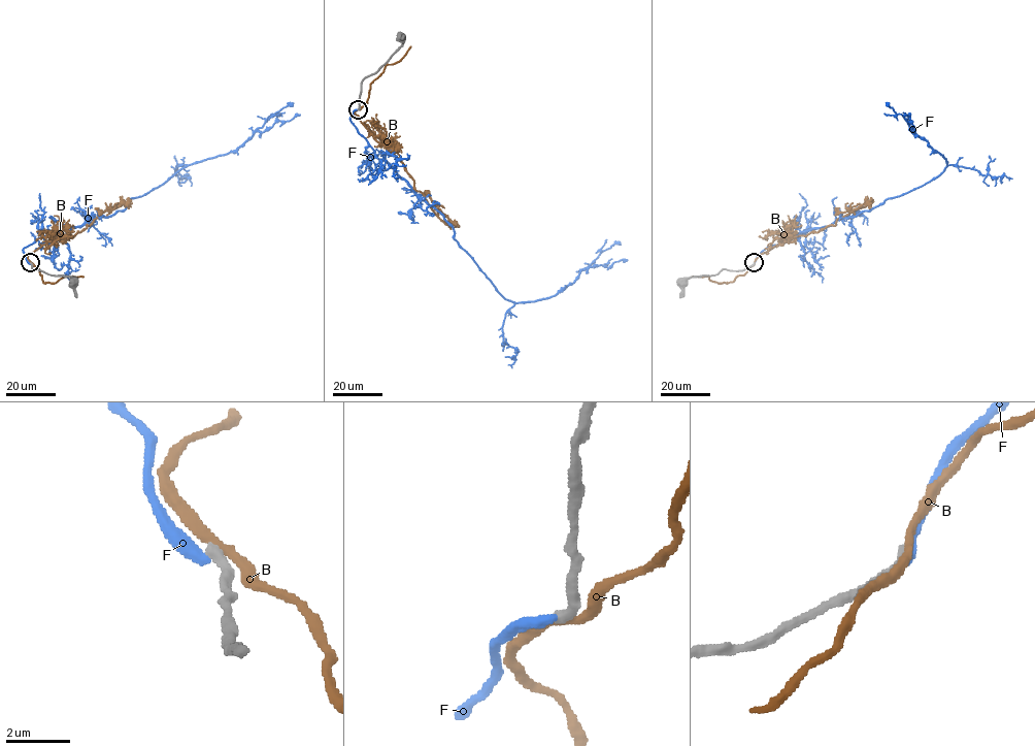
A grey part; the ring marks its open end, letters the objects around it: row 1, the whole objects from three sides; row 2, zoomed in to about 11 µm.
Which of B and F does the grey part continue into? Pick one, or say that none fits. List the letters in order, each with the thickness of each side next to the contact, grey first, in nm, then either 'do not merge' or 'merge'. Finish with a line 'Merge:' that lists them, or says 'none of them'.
B: 380/280 nm | do not merge
F: 360/380 nm | do not merge
Merge: none of them

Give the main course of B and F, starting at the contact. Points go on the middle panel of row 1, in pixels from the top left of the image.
B: (359, 109), (355, 112), (360, 122), (402, 163), (430, 208), (448, 221), (422, 192)
F: (358, 109), (349, 120), (376, 156), (438, 211), (455, 239), (507, 299), (555, 296), (603, 251), (620, 245)

